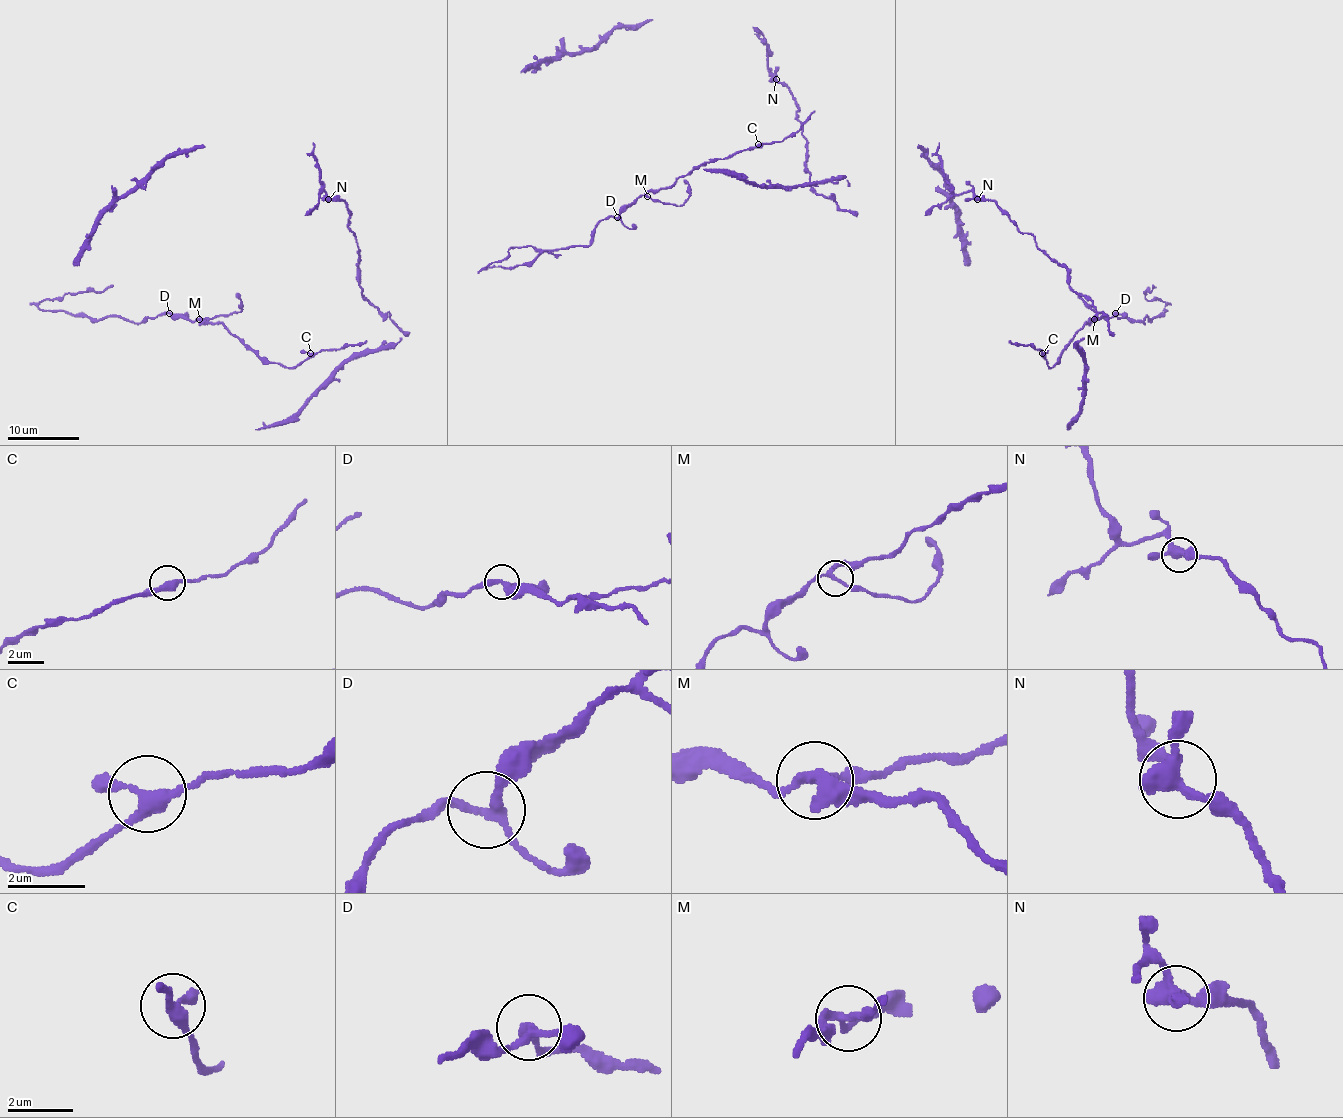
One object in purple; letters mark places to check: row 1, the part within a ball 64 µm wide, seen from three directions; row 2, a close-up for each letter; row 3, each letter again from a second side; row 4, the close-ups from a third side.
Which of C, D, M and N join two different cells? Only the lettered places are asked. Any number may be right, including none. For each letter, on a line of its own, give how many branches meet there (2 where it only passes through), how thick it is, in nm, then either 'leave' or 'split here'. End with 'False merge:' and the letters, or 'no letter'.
C: branches 3; calibre 280 nm; leave
D: branches 3; calibre 220 nm; leave
M: branches 3; calibre 180 nm; leave
N: branches 3; calibre 360 nm; leave
False merge: no letter

